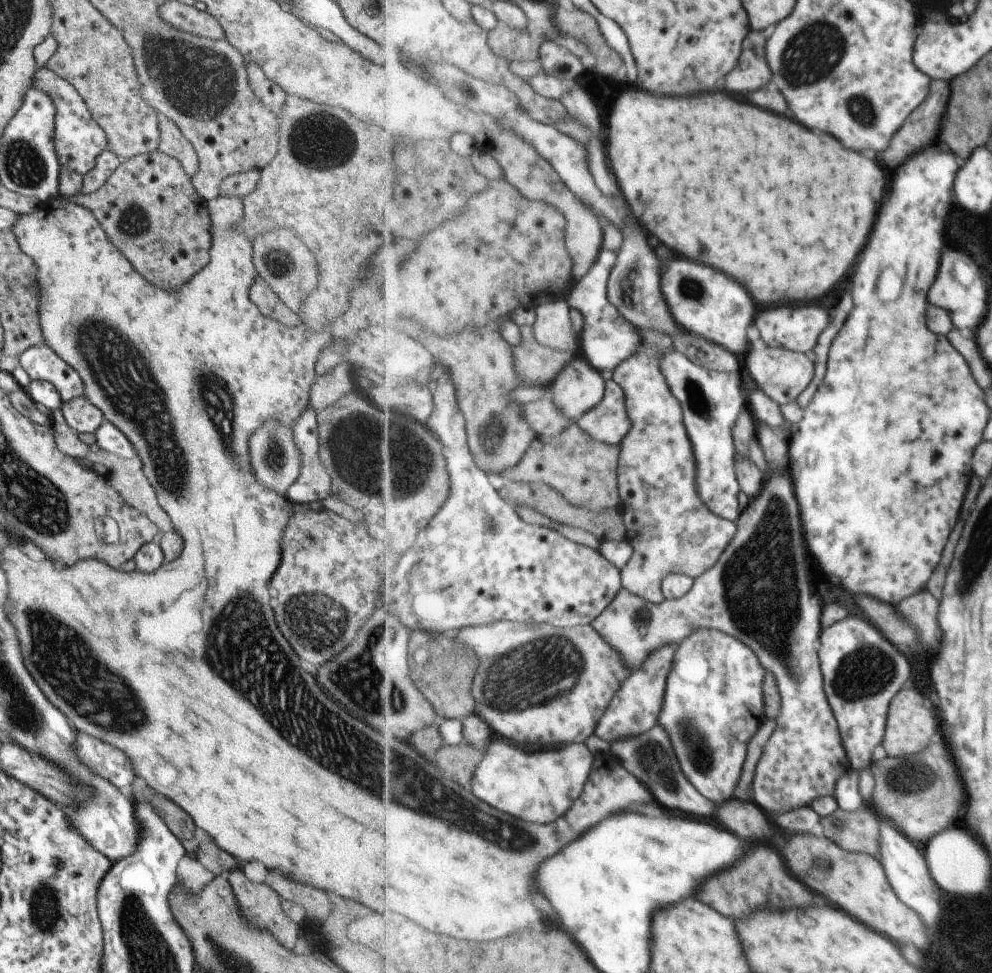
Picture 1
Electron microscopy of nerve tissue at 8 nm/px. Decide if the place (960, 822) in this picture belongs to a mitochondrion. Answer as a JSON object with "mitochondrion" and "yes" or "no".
{"mitochondrion":"no"}

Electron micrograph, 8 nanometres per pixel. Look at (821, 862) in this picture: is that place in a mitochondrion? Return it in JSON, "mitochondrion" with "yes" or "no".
{"mitochondrion":"yes"}

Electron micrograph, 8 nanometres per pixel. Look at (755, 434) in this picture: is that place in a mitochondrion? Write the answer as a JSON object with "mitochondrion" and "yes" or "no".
{"mitochondrion":"no"}

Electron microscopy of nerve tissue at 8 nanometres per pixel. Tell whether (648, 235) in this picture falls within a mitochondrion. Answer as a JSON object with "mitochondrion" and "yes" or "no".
{"mitochondrion":"no"}

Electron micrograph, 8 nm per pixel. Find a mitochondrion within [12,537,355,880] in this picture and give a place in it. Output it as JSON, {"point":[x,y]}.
{"point":[115,708]}

